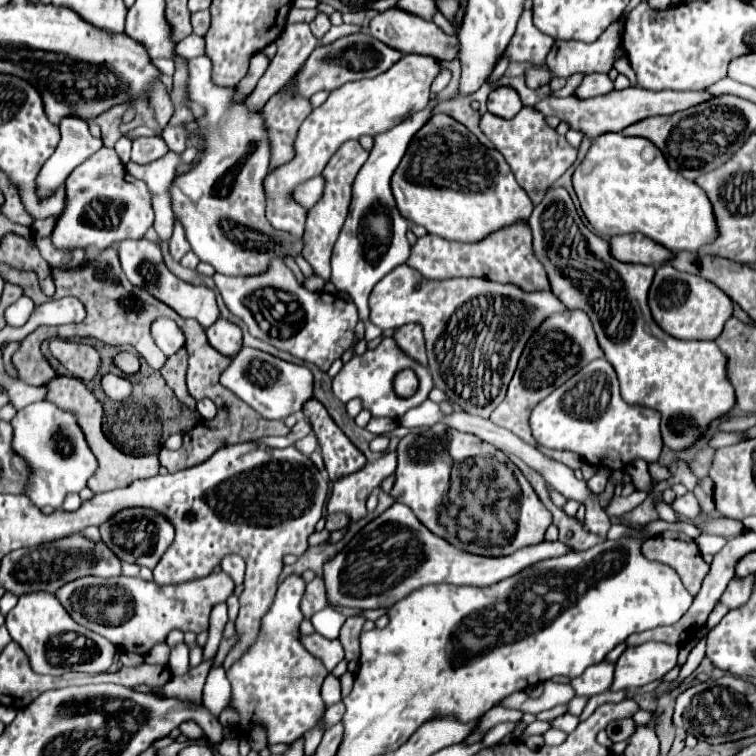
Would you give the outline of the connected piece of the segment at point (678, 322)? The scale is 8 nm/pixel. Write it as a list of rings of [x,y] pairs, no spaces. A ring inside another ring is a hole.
[[[669,264],[659,266],[655,272],[649,306],[655,322],[679,340],[715,340],[721,334],[723,324],[733,316],[733,300],[723,290],[701,276],[679,272]]]

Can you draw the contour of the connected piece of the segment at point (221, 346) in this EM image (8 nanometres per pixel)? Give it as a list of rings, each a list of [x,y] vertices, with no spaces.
[[[219,318],[217,322],[213,322],[211,328],[205,330],[209,344],[221,352],[223,356],[233,358],[239,350],[241,350],[241,328],[225,318]]]

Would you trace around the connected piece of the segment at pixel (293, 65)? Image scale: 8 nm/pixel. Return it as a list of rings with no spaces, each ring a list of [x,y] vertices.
[[[289,24],[275,40],[275,44],[279,48],[275,58],[271,60],[267,72],[261,76],[257,88],[247,98],[247,106],[251,106],[251,110],[263,110],[265,102],[279,88],[283,88],[295,72],[299,72],[299,66],[303,66],[311,50],[315,50],[317,38],[311,34],[309,24]]]

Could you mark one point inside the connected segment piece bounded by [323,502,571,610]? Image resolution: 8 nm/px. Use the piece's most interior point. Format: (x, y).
(394, 554)

